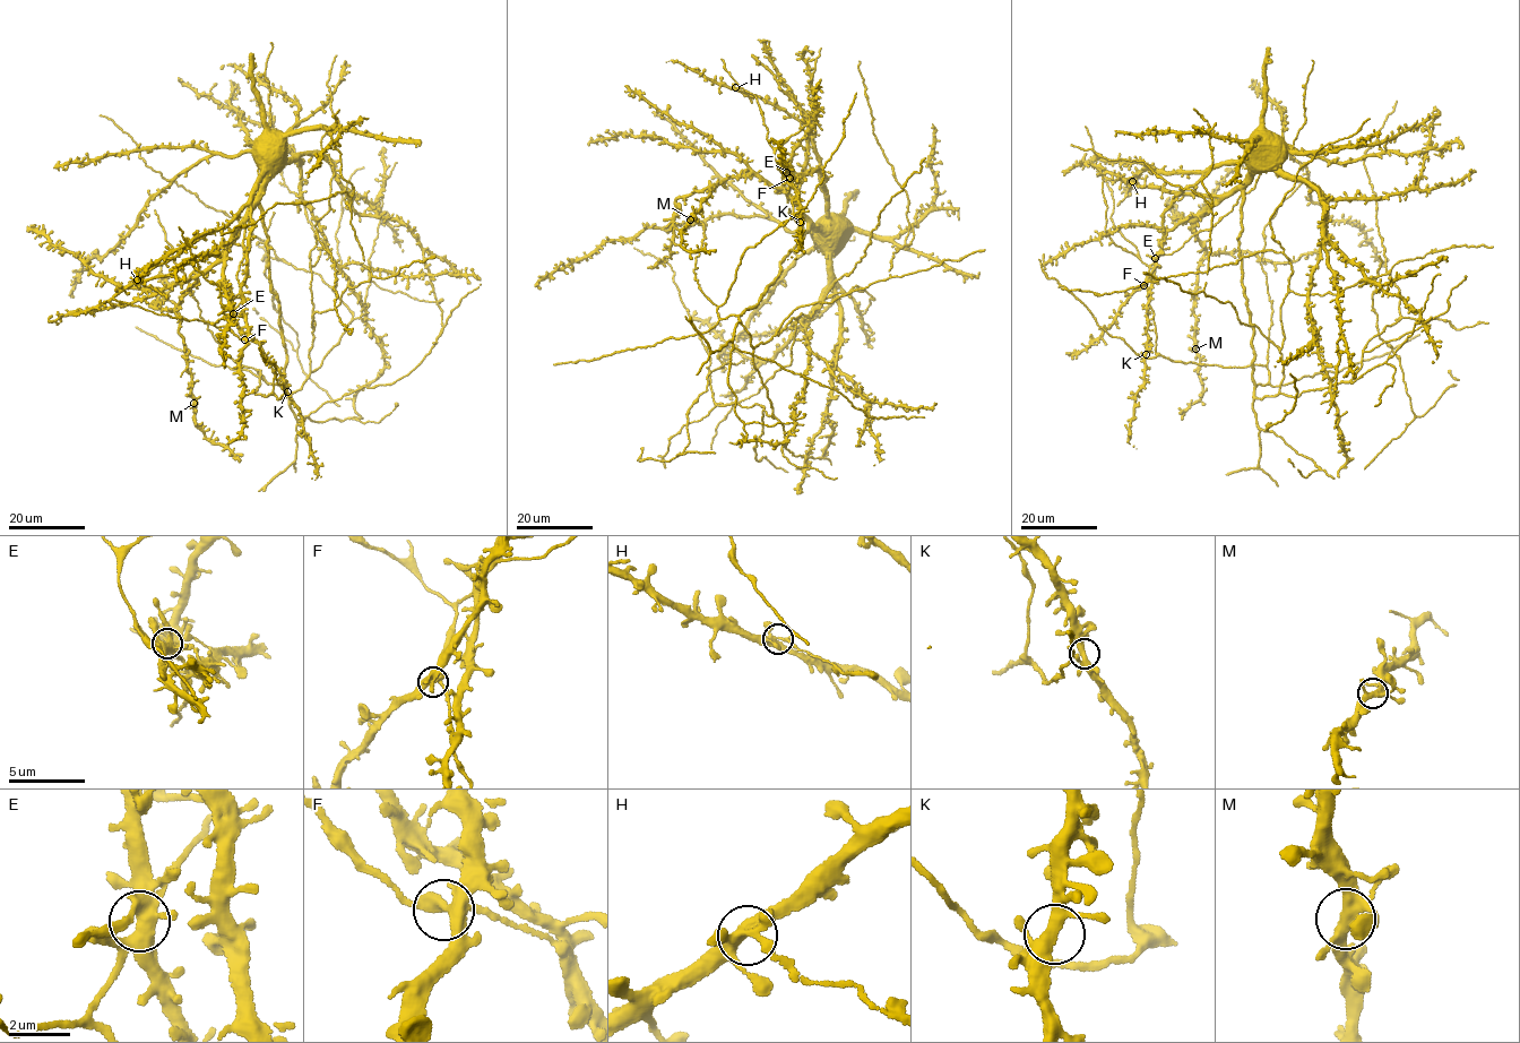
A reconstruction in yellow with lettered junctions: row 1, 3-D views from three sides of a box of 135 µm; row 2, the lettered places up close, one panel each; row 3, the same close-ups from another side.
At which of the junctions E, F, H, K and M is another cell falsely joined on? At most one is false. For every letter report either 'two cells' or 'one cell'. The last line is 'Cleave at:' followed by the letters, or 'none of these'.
E: one cell
F: one cell
H: two cells
K: one cell
M: one cell
Cleave at: H

